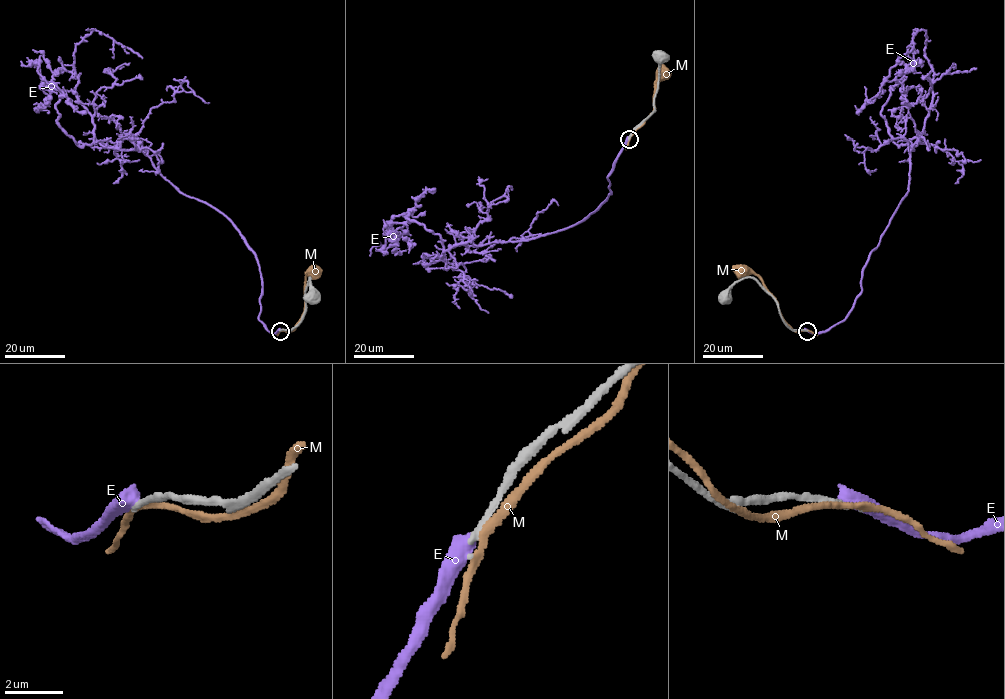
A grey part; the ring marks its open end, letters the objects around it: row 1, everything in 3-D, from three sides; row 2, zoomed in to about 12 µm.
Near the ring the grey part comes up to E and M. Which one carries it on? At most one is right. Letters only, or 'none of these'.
none of these

